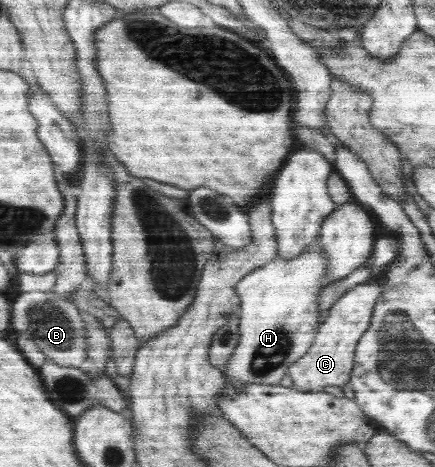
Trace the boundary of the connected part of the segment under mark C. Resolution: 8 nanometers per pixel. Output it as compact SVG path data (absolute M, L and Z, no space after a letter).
M375 279L357 285L333 303L321 320L314 345L302 358L290 365L289 377L293 379L295 389L302 392L321 392L326 385L346 385L354 366L357 342L370 326L374 307L380 296L381 279Z

